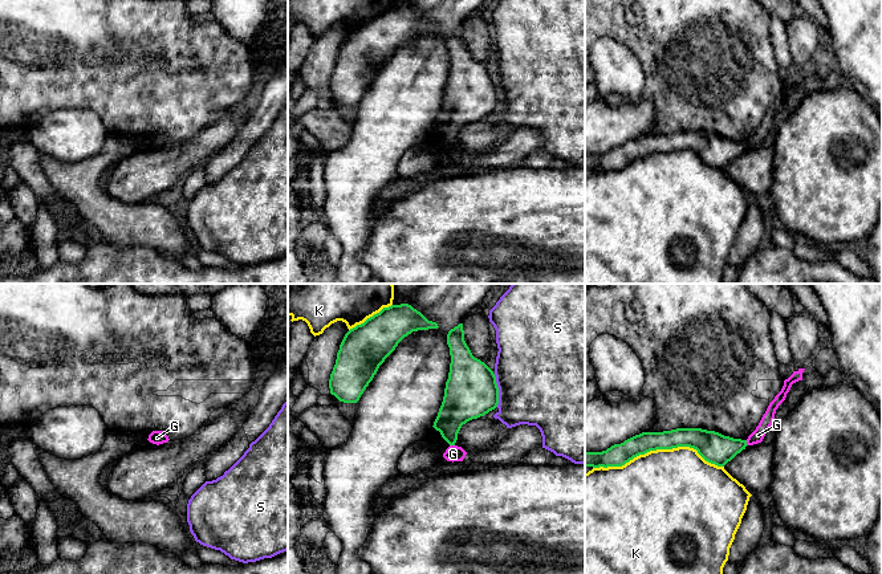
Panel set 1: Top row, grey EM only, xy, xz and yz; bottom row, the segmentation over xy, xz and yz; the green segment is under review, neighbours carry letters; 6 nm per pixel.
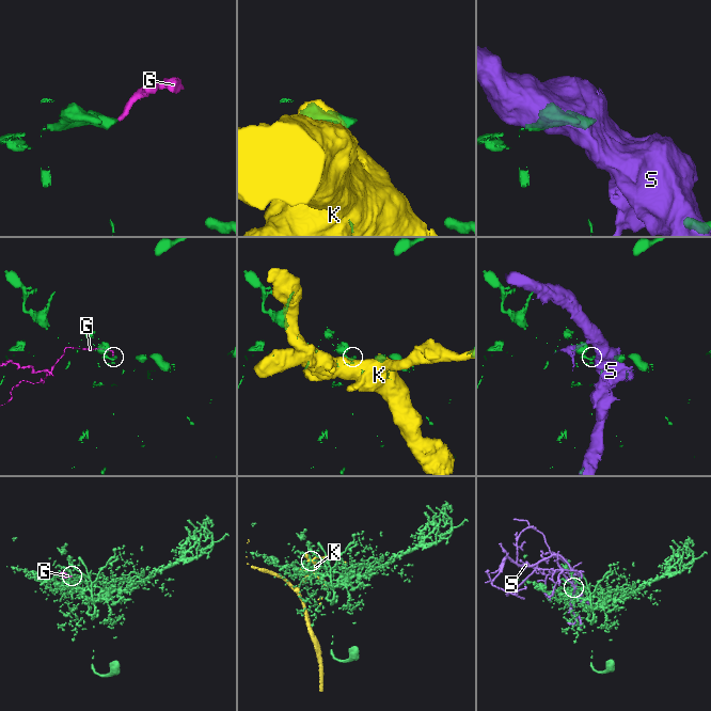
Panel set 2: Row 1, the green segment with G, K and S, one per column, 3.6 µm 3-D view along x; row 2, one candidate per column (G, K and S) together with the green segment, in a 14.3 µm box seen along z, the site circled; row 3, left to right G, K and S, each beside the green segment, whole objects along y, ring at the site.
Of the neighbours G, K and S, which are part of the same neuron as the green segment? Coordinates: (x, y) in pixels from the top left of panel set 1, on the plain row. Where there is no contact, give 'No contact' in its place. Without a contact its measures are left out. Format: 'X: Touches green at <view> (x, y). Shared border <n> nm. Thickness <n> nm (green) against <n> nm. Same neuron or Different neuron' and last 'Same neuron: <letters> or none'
G: Touches green at xz (452, 147). Shared border 30 nm. Thickness 220 nm (green) against 100 nm. Different neuron
K: Touches green at yz (658, 151). Shared border 800 nm. Thickness 140 nm (green) against 480 nm. Different neuron
S: Touches green at xz (498, 93). Shared border 200 nm. Thickness 320 nm (green) against 480 nm. Different neuron
Same neuron: none

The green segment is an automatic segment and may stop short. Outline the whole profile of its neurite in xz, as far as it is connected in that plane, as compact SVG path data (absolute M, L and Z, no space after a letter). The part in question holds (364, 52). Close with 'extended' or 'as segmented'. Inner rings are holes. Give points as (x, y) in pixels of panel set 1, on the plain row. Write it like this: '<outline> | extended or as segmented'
M409 7L383 11L345 37L329 82L330 97L340 105L357 106L379 69L405 40L438 30Z | as segmented

